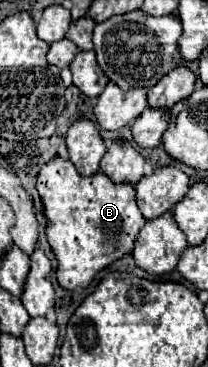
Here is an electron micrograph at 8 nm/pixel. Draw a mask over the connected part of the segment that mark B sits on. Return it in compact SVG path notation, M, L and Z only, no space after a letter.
M59 156L41 168L37 192L47 218L47 242L59 262L57 282L65 290L87 288L103 268L133 252L137 234L147 222L137 208L133 186L115 186L101 172L83 178L71 160Z

